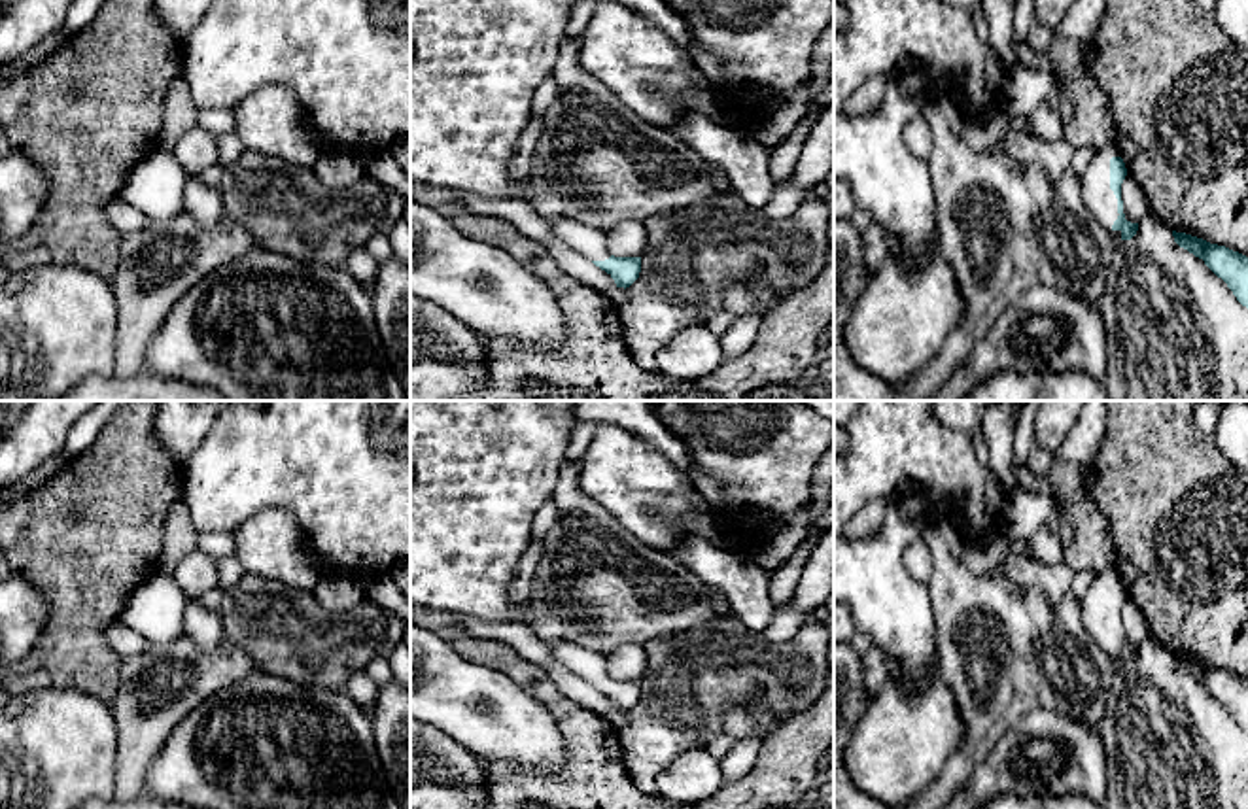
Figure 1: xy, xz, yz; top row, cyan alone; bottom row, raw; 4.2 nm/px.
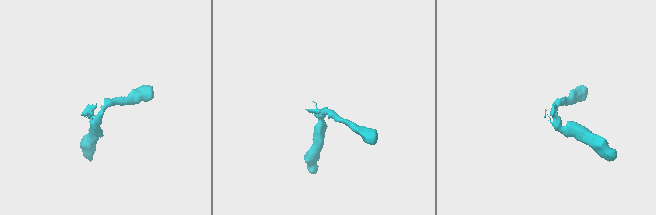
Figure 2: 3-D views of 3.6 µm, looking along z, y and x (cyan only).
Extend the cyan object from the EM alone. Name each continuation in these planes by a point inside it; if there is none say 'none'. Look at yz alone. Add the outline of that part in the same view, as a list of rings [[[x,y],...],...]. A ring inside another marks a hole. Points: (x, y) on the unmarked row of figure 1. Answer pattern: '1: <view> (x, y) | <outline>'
1: yz (1097, 619) | [[[1114,563],[1102,569],[1089,588],[1080,595],[1082,622],[1089,635],[1112,654],[1118,643],[1118,622],[1110,612],[1110,582],[1119,580],[1119,571]]]

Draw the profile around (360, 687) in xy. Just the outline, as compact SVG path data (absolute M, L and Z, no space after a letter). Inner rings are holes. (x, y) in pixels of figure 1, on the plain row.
M365 671L352 673L342 690L369 713L373 713L380 694L378 684Z

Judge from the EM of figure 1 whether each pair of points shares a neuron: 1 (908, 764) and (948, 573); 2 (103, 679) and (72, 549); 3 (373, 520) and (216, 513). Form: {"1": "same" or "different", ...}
{"1": "different", "2": "same", "3": "same"}

